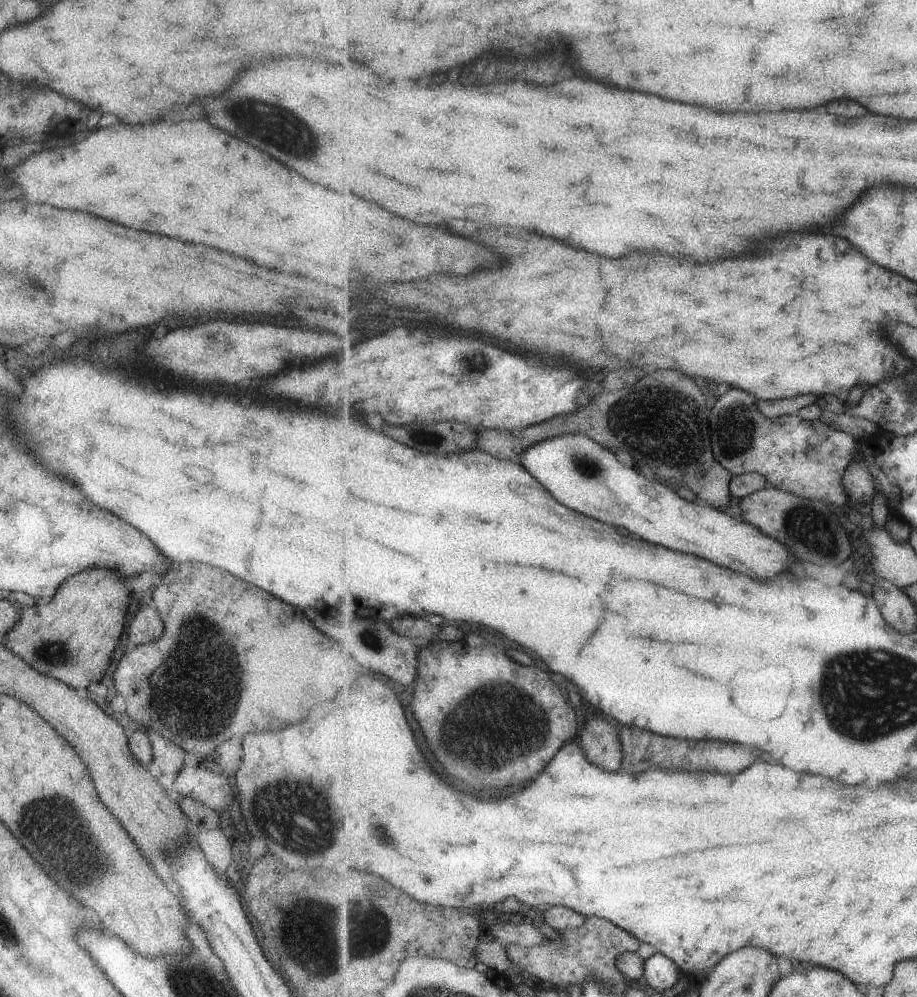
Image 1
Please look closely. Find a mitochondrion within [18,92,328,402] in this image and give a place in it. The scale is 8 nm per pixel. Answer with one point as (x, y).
(279, 126)

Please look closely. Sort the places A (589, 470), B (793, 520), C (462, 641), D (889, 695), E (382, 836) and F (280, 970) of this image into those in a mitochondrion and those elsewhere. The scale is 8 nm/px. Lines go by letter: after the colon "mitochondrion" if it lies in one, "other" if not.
A: mitochondrion
B: mitochondrion
C: other
D: mitochondrion
E: mitochondrion
F: other

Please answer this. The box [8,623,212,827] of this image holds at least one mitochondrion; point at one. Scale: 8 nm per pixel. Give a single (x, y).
(57, 652)

